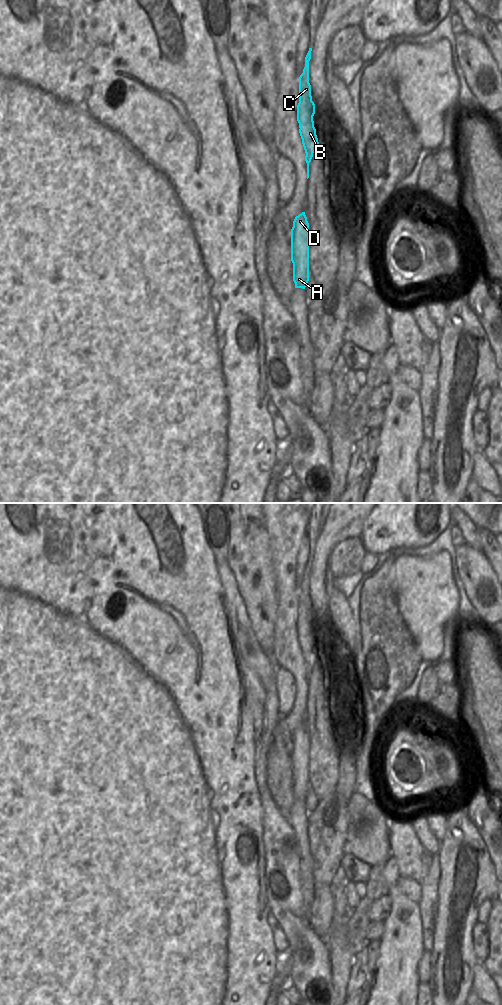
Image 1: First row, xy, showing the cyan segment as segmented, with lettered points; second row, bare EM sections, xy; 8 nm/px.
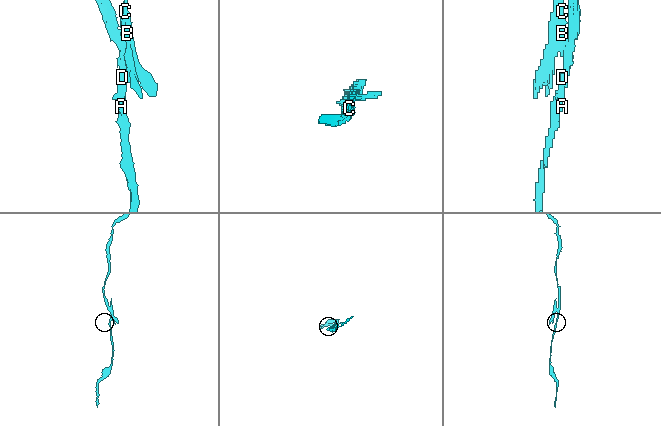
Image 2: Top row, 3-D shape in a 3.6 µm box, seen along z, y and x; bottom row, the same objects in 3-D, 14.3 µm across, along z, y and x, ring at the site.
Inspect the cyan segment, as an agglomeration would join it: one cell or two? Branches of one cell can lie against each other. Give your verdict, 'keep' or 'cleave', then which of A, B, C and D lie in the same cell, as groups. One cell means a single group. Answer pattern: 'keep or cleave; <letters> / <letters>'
cleave; A D / B C

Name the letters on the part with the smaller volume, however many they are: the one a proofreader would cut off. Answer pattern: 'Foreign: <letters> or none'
Foreign: B, C

